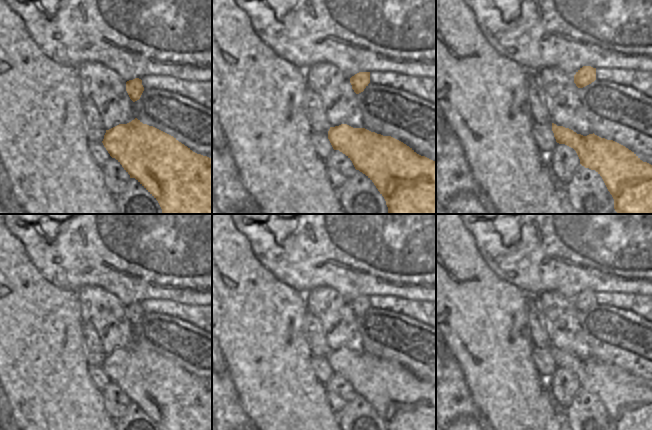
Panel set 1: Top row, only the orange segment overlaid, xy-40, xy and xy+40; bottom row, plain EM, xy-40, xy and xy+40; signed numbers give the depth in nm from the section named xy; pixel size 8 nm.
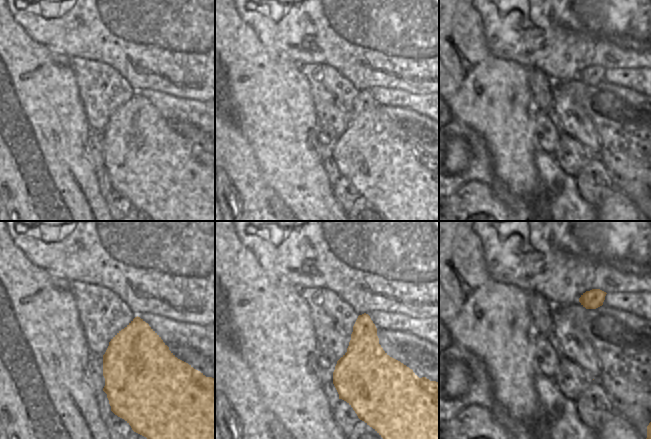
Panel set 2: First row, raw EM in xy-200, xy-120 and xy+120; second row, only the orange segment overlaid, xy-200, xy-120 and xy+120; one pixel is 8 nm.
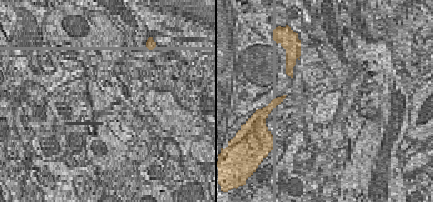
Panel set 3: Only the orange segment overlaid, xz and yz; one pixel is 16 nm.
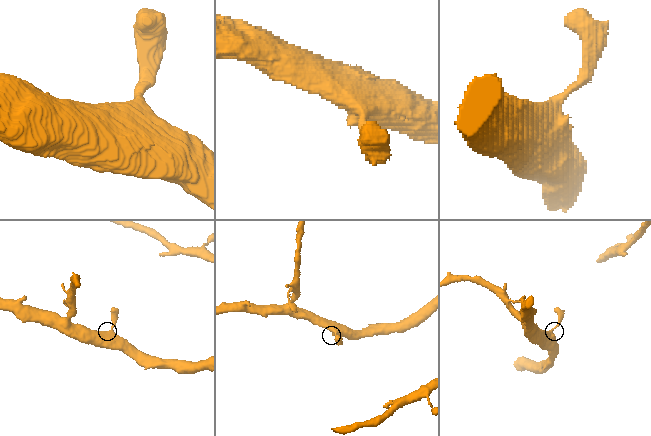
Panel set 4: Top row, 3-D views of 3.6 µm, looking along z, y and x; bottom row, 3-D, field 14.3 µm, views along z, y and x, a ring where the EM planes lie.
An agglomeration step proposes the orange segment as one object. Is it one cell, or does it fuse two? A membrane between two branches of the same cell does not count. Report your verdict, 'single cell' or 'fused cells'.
single cell

